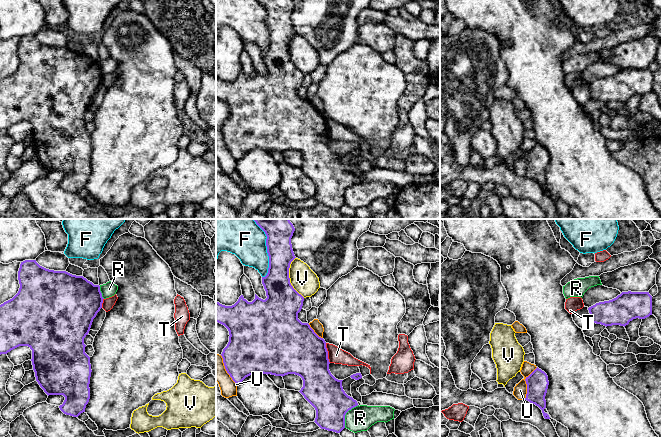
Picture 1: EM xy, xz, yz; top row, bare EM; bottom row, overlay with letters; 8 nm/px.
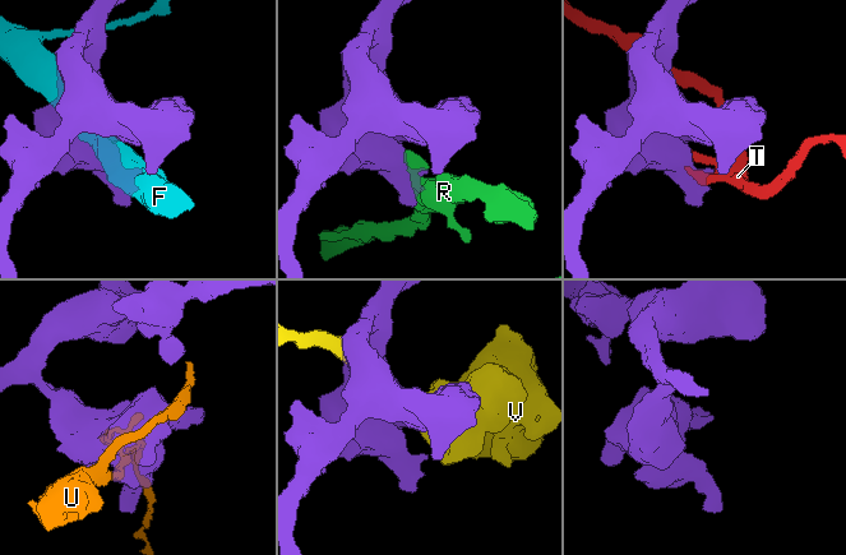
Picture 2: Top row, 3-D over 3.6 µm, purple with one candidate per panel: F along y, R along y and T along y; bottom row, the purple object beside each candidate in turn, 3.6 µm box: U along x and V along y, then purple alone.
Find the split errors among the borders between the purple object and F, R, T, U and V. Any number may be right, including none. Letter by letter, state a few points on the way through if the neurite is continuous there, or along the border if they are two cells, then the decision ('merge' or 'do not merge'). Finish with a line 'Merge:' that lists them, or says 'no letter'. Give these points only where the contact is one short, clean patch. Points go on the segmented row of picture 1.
F: do not merge
R: do not merge
T: along xz (325, 343), (327, 358), (330, 362) | do not merge
U: do not merge
V: do not merge
Merge: no letter

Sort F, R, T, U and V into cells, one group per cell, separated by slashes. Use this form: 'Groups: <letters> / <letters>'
Groups: F / R / T / U / V

